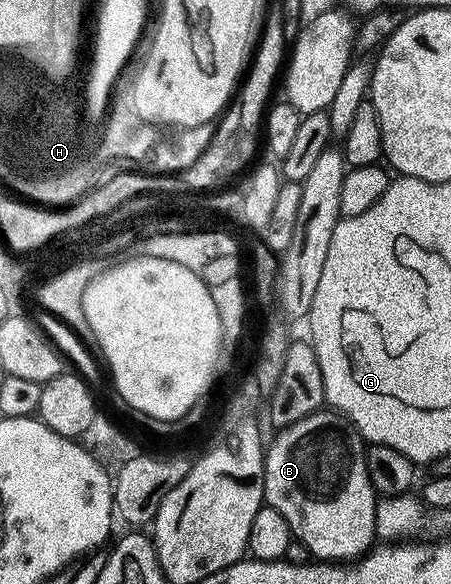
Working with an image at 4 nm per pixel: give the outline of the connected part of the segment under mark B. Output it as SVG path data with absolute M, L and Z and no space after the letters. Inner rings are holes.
M321 408L313 414L306 415L304 419L300 419L296 423L290 423L284 429L277 429L274 435L276 435L276 439L267 443L264 456L264 500L267 505L273 506L278 512L282 512L282 516L286 516L286 524L290 524L293 539L306 544L308 553L313 559L333 564L344 564L349 560L356 560L367 554L372 549L374 539L377 537L375 532L375 508L378 495L376 489L372 486L370 472L366 468L366 443L360 437L360 433L353 428L351 422L344 415L337 414L331 408Z

